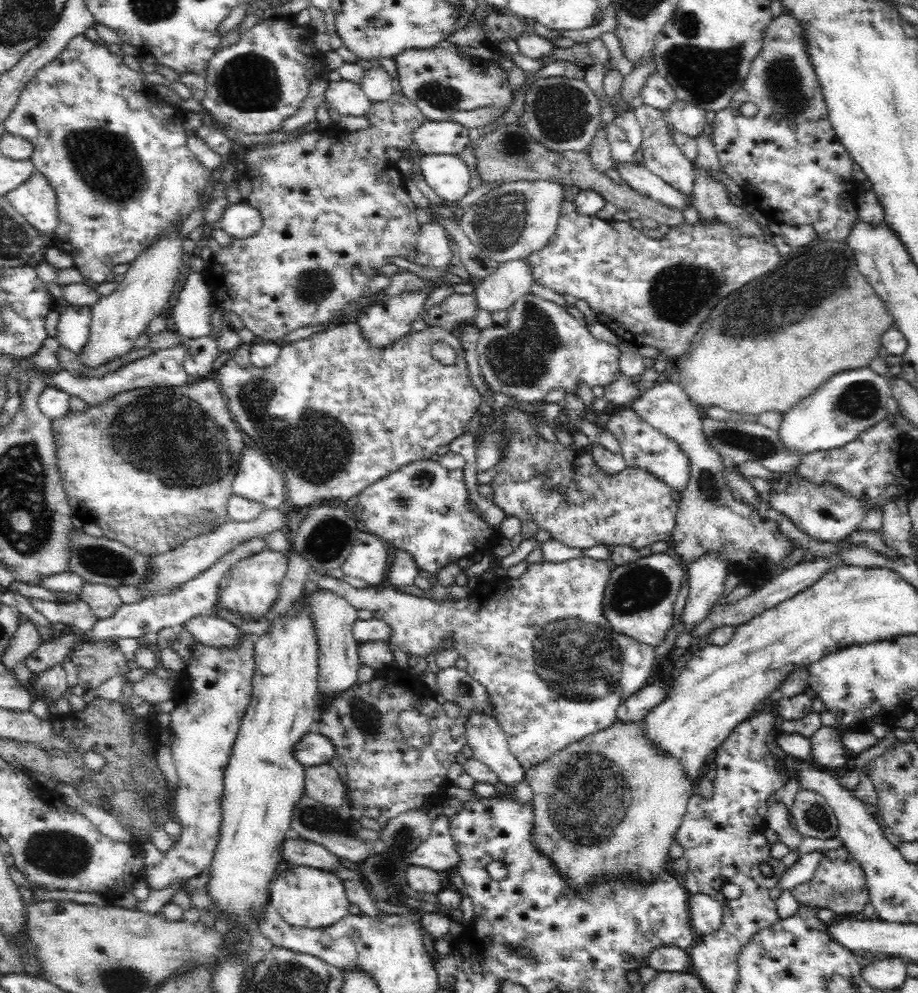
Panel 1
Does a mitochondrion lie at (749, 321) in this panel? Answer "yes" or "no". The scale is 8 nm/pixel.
yes

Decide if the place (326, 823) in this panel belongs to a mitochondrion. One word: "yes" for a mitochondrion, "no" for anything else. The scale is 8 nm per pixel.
yes

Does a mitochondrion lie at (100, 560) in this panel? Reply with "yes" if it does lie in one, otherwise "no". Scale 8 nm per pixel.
yes

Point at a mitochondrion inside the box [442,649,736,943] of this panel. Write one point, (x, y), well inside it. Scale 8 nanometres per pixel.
(588, 796)

